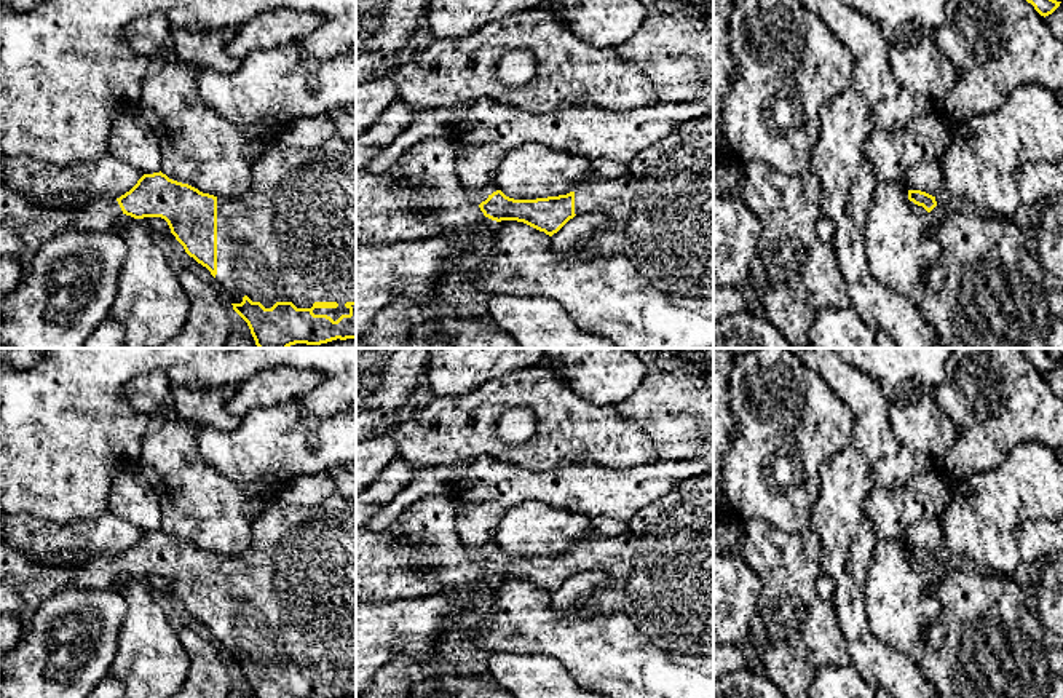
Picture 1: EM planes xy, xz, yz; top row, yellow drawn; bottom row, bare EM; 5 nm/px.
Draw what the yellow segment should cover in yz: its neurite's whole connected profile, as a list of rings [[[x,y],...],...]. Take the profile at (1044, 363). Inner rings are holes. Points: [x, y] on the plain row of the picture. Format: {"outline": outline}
{"outline": [[[1018,348],[1018,350],[1044,375],[1052,372],[1061,361],[1050,356],[1044,348]]]}

